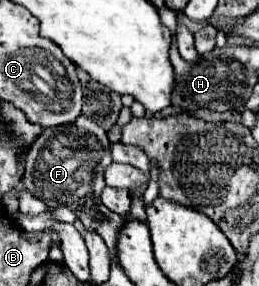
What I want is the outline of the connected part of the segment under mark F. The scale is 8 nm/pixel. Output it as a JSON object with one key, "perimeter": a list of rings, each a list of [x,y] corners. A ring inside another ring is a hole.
{"perimeter":[[[81,115],[75,123],[43,129],[43,133],[33,141],[29,157],[25,161],[23,185],[35,197],[41,197],[41,201],[45,201],[49,209],[61,205],[69,207],[77,215],[77,219],[85,223],[87,229],[93,227],[105,239],[111,253],[115,255],[117,233],[119,227],[123,227],[125,217],[109,211],[101,203],[101,191],[105,187],[105,169],[109,167],[109,163],[113,163],[113,159],[107,131],[101,129],[95,121],[89,121]]]}

